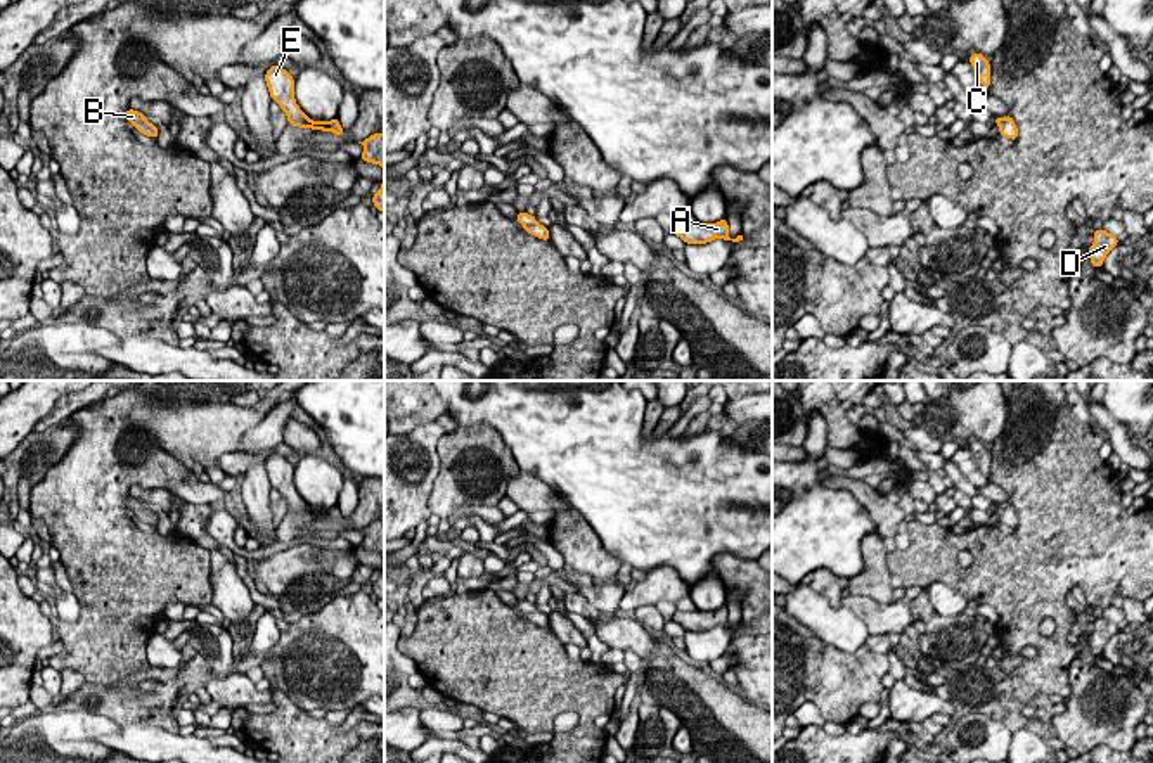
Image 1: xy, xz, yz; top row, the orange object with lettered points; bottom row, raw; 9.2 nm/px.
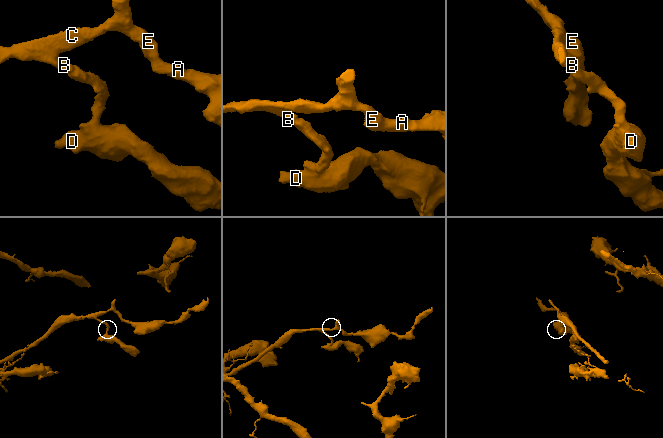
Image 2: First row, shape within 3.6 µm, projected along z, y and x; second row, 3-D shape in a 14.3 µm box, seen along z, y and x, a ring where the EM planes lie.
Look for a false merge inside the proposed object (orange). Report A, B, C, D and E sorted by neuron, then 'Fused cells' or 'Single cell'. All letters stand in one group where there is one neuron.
Groups: A B C D E. Single cell

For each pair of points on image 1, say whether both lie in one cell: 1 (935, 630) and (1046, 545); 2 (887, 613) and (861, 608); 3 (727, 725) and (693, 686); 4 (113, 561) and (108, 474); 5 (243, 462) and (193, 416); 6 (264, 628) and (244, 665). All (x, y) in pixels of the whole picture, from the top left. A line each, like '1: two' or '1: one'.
1: two
2: one
3: one
4: one
5: two
6: one

